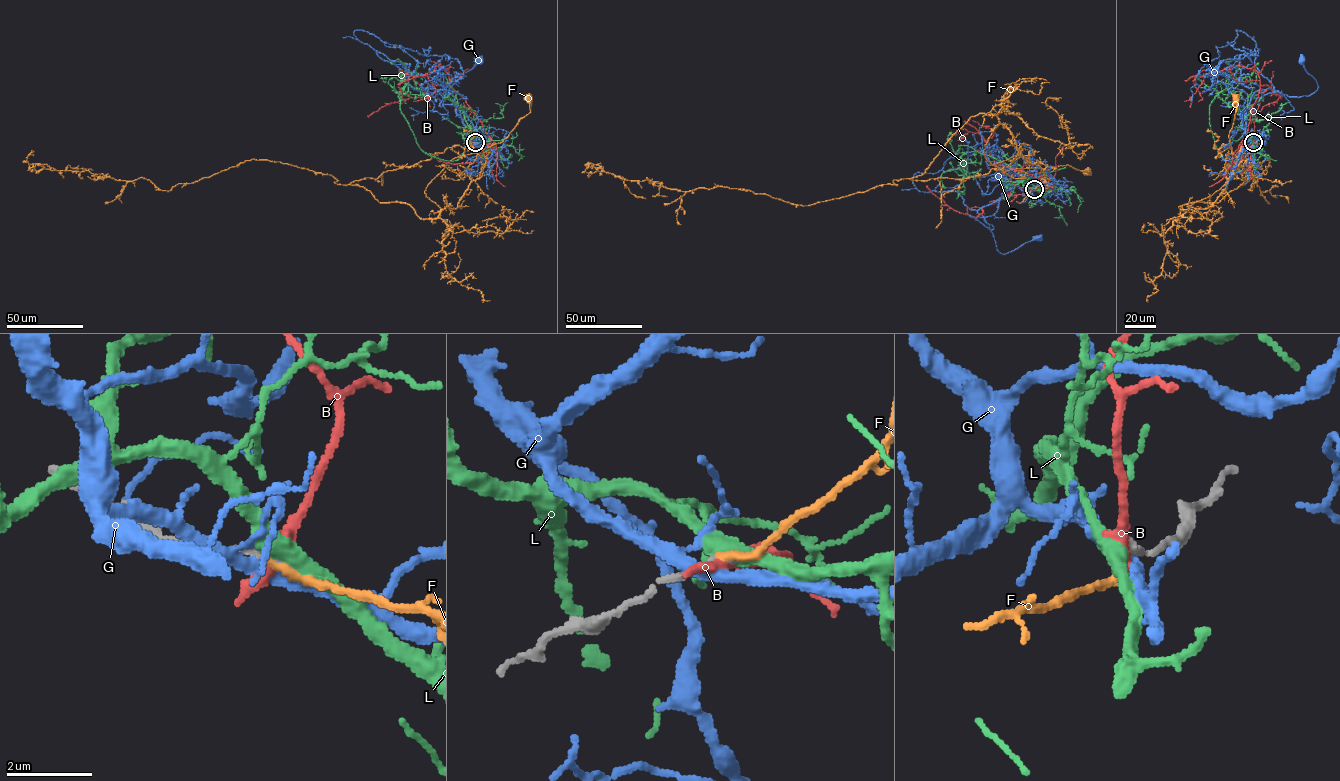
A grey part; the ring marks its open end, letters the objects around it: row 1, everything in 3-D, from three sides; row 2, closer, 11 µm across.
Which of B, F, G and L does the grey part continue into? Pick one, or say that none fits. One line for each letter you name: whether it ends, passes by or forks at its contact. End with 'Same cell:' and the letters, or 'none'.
F: it ends
Same cell: F

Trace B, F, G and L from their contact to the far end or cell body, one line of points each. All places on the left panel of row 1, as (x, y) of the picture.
B: (475, 142), (479, 118), (452, 88), (448, 69), (437, 66), (401, 82), (405, 101)
F: (475, 142), (481, 176), (441, 209), (426, 187), (454, 158), (501, 142), (530, 112), (527, 98)
G: (474, 142), (465, 134), (454, 98), (443, 90), (419, 91), (434, 97), (478, 60)
L: (475, 142), (463, 138), (455, 160), (427, 154), (401, 112), (396, 93), (408, 89), (400, 71), (399, 83)

